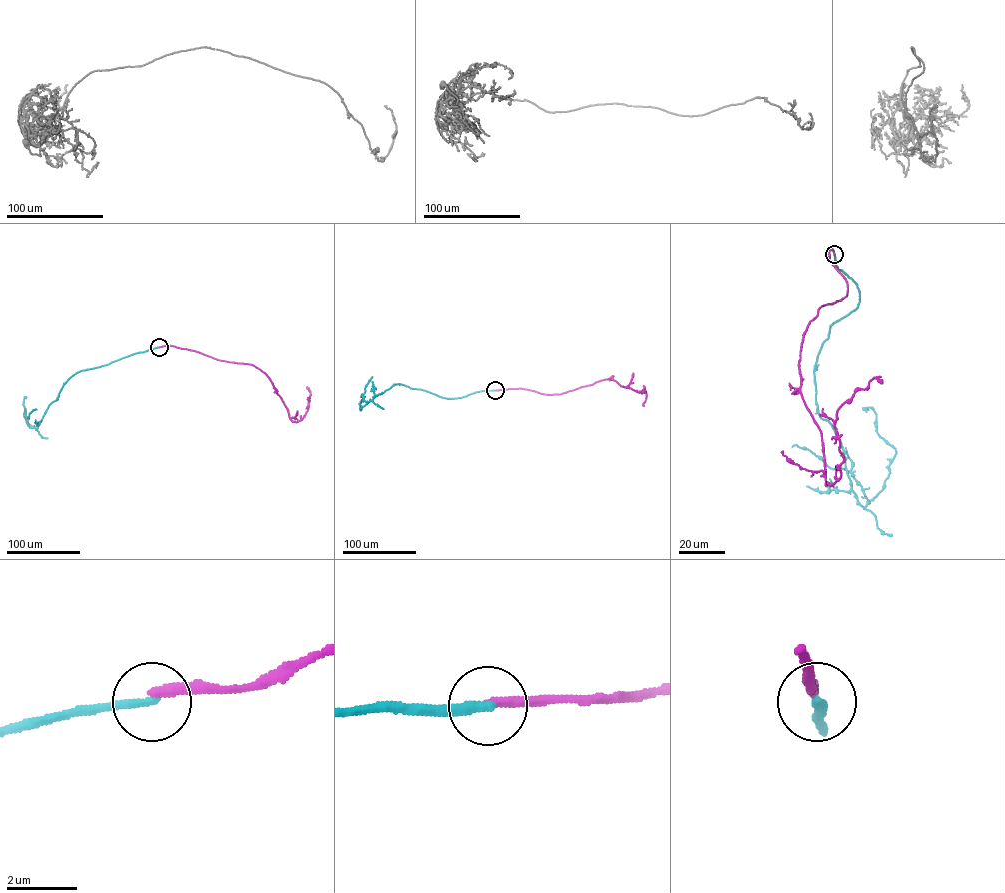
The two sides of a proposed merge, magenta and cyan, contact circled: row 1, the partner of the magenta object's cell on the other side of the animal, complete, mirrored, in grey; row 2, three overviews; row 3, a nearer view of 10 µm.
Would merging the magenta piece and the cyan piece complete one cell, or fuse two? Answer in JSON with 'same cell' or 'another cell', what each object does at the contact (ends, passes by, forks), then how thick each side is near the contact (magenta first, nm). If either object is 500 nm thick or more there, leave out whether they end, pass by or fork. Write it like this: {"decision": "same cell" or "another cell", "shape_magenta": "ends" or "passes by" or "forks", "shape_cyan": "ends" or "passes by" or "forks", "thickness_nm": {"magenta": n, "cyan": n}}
{"decision": "another cell", "shape_magenta": "ends", "shape_cyan": "ends", "thickness_nm": {"magenta": 280, "cyan": 280}}

